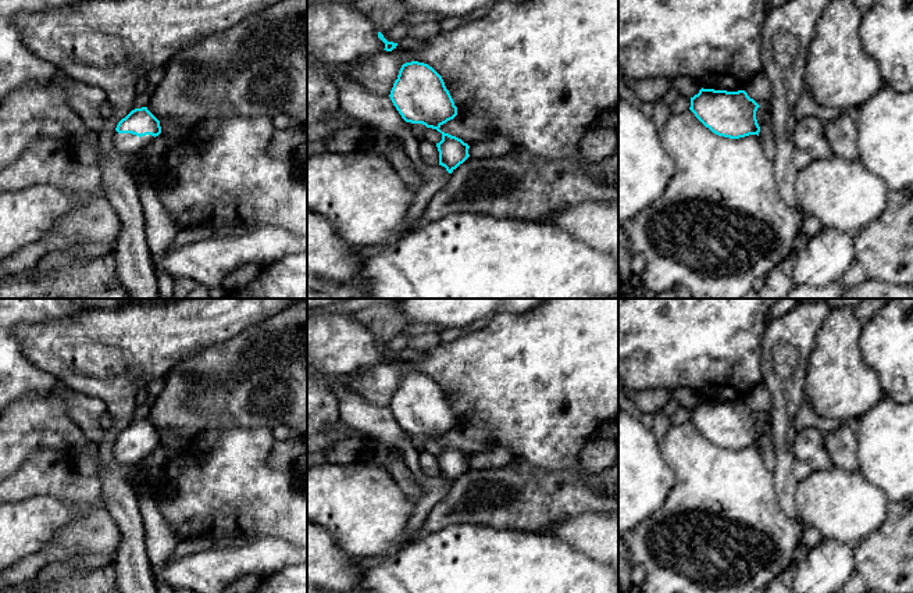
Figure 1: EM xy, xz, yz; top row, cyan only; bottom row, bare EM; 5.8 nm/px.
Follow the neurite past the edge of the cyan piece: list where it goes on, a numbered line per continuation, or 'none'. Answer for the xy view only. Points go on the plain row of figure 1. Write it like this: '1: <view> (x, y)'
1: xy (128, 454)

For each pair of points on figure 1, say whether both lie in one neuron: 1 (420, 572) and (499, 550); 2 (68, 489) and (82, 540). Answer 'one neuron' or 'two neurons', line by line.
1: one neuron
2: one neuron

